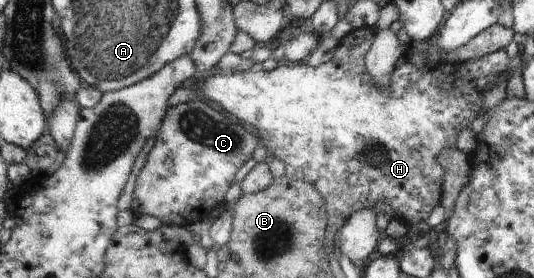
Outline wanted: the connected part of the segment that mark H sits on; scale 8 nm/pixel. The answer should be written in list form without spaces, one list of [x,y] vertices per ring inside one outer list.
[[[360,27],[352,29],[344,36],[335,49],[335,54],[329,62],[321,64],[321,66],[312,67],[305,63],[296,63],[293,66],[281,64],[269,72],[265,72],[260,67],[255,67],[245,72],[236,73],[216,73],[215,76],[205,78],[203,82],[199,82],[199,92],[205,98],[219,104],[225,112],[231,112],[236,119],[243,120],[245,124],[252,127],[253,130],[263,139],[264,146],[268,154],[273,155],[279,160],[283,160],[286,168],[287,178],[307,181],[309,184],[315,185],[319,194],[326,201],[326,212],[331,212],[331,232],[327,234],[337,234],[337,230],[345,226],[346,219],[351,215],[357,214],[362,208],[375,208],[375,212],[379,214],[387,214],[391,219],[403,219],[409,226],[409,229],[415,230],[415,226],[423,220],[427,220],[427,216],[431,214],[431,210],[439,204],[441,198],[441,174],[445,172],[441,164],[437,164],[437,154],[439,150],[443,150],[443,146],[449,140],[449,132],[441,126],[441,124],[463,124],[463,130],[475,128],[475,120],[479,120],[479,116],[483,116],[488,111],[487,109],[487,92],[491,92],[492,88],[499,88],[499,84],[503,81],[509,81],[509,76],[512,73],[511,64],[515,64],[515,56],[511,56],[511,52],[506,52],[505,49],[498,50],[491,54],[481,56],[477,60],[467,60],[469,64],[460,64],[464,62],[438,62],[433,68],[422,70],[410,62],[401,64],[391,72],[389,78],[389,86],[387,88],[379,87],[379,82],[366,71],[365,58],[367,51],[370,50],[371,44],[374,42],[374,31],[372,27]]]

